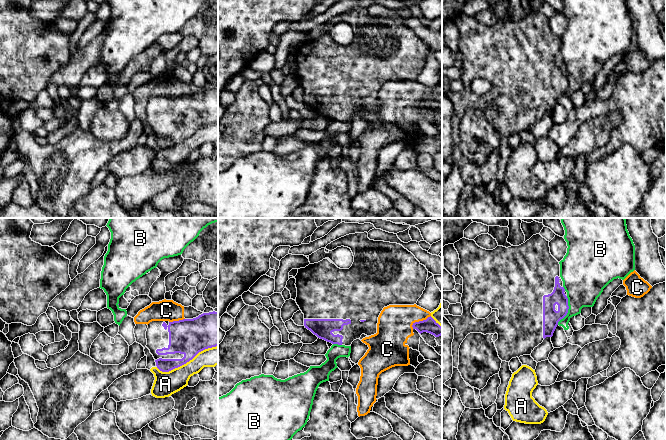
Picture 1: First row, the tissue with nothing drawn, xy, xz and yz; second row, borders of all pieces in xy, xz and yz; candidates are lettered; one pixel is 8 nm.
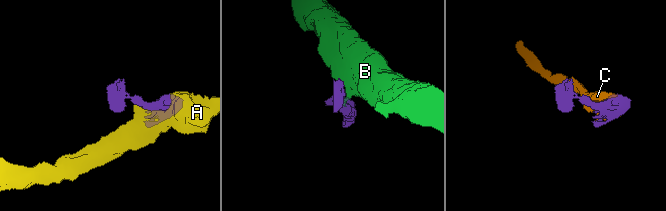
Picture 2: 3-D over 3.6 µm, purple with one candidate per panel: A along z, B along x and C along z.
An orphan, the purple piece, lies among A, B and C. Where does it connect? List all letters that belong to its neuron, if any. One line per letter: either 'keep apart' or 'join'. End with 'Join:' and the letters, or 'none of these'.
A: keep apart
B: keep apart
C: keep apart
Join: none of these

